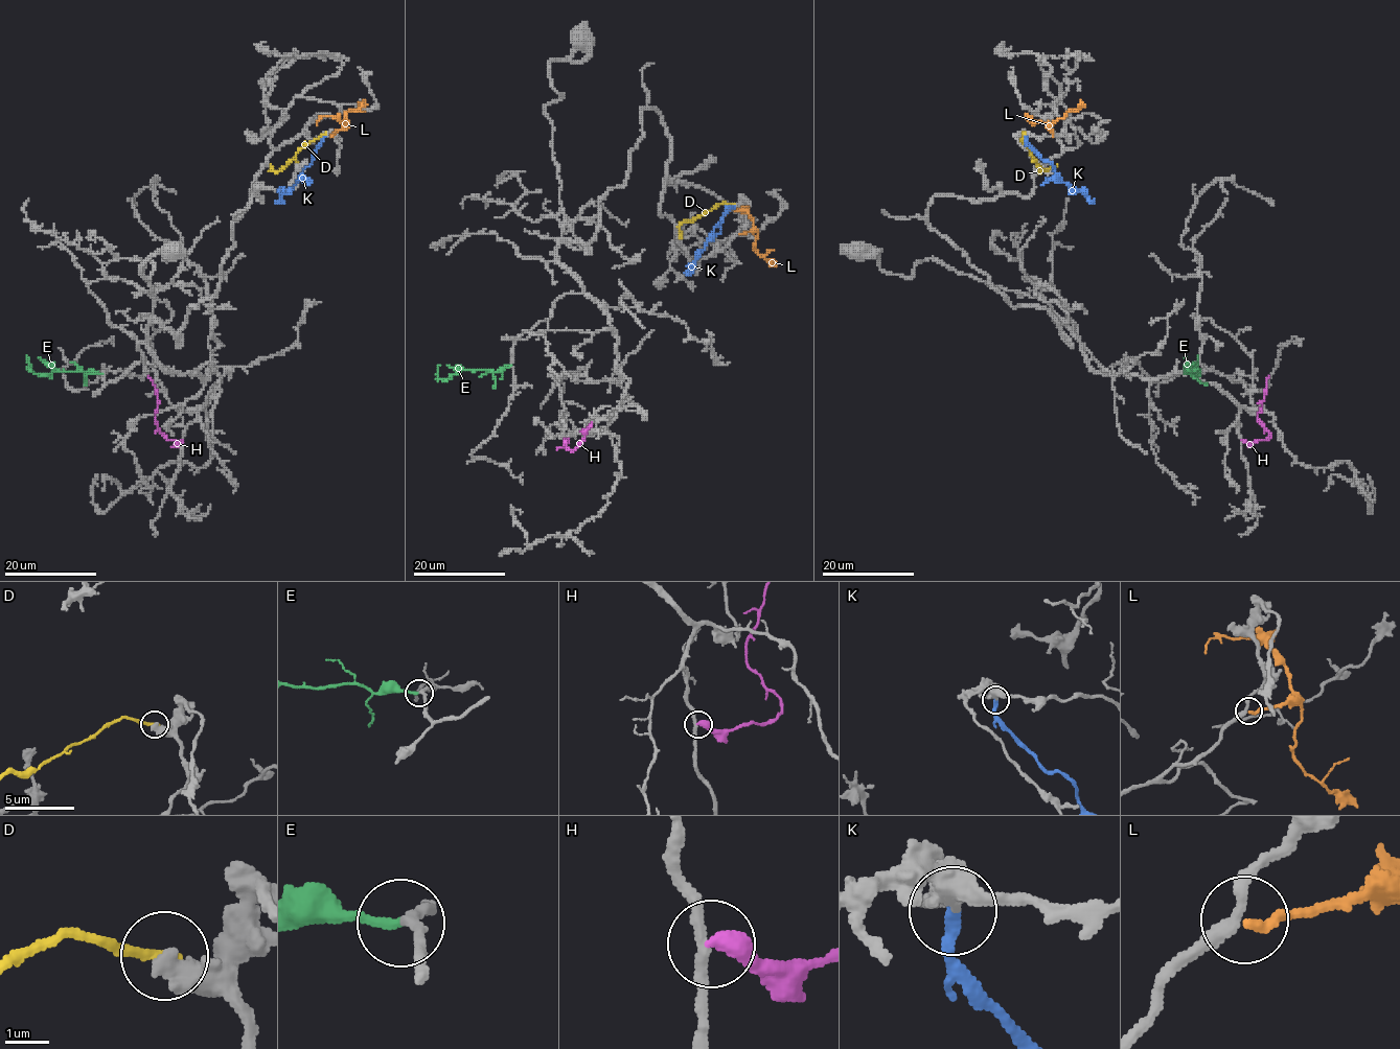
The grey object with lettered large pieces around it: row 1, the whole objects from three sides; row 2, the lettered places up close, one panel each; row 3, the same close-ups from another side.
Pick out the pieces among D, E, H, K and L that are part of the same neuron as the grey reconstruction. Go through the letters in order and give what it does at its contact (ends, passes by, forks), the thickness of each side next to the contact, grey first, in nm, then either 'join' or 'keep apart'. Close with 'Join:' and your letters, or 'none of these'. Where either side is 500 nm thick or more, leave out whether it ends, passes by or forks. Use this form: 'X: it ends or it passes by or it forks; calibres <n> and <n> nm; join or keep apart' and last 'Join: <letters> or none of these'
D: it ends; calibres 400 and 240 nm; keep apart
E: it ends; calibres 220 and 200 nm; join
H: it ends; calibres 260 and 440 nm; keep apart
K: calibres 550 and 280 nm; join
L: it ends; calibres 260 and 240 nm; keep apart
Join: E, K

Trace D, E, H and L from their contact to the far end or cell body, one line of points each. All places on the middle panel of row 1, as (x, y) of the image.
D: (734, 204), (723, 202), (685, 220), (679, 227), (680, 238)
E: (510, 365), (500, 367), (496, 371), (463, 369), (439, 379), (437, 364)
H: (592, 423), (586, 438), (572, 450), (568, 449), (565, 439), (567, 444), (556, 450)
L: (739, 233), (754, 231), (754, 249), (775, 265)

